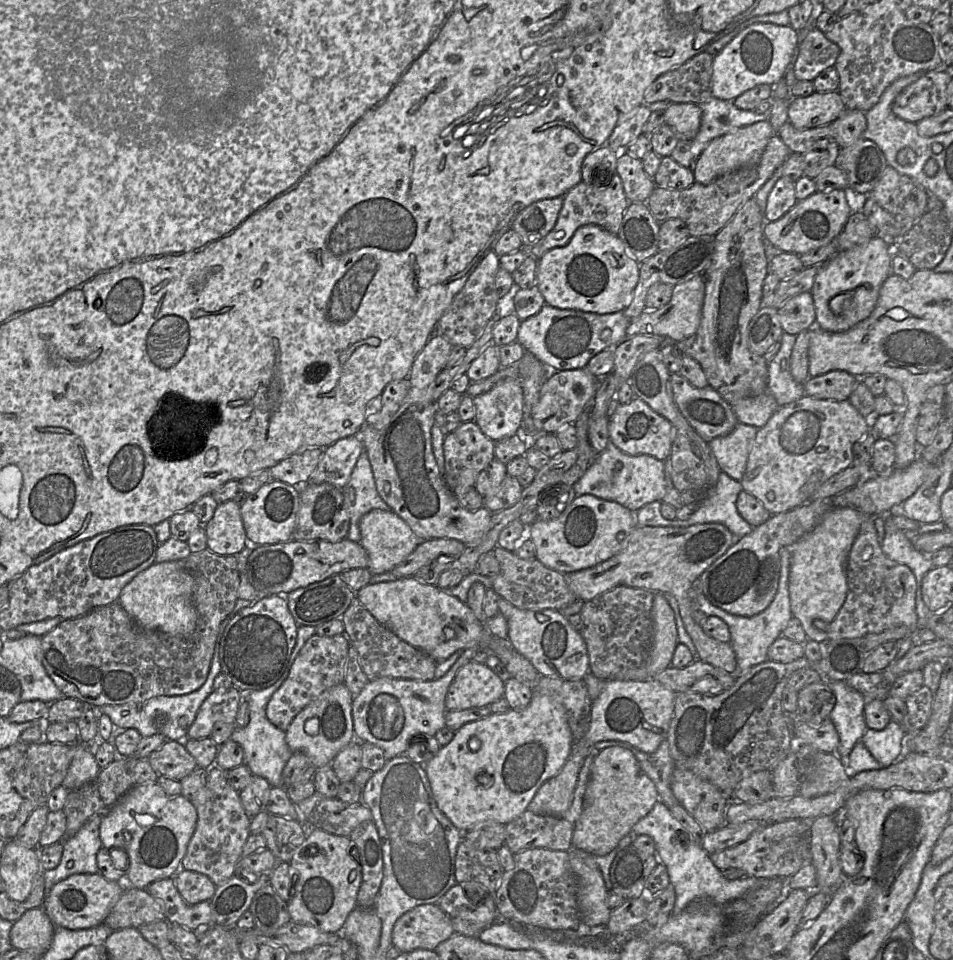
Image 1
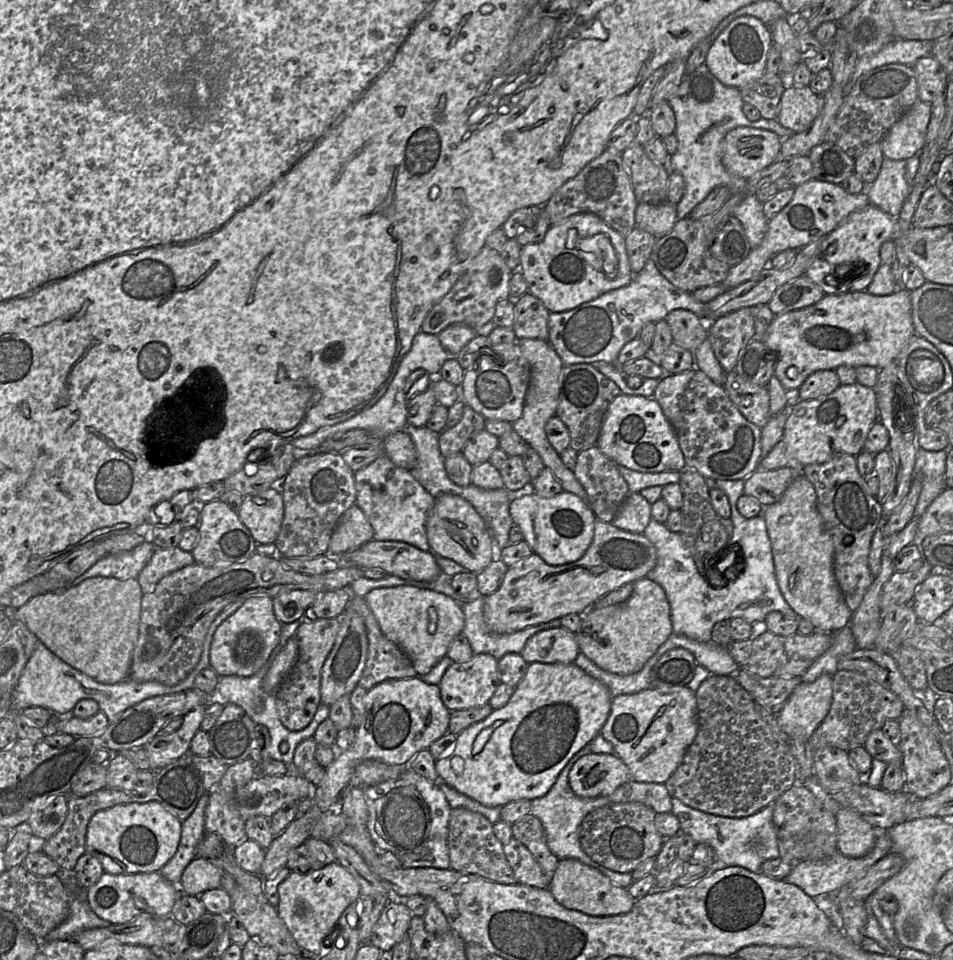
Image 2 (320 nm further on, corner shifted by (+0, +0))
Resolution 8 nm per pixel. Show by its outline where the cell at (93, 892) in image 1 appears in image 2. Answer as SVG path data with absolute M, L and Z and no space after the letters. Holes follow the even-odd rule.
M104 871L99 880L87 889L87 902L99 918L111 924L122 924L143 912L156 917L169 917L174 904L182 894L179 887L164 878L159 871L136 874L109 874ZM134 897L140 897L145 901L145 909L136 907Z

